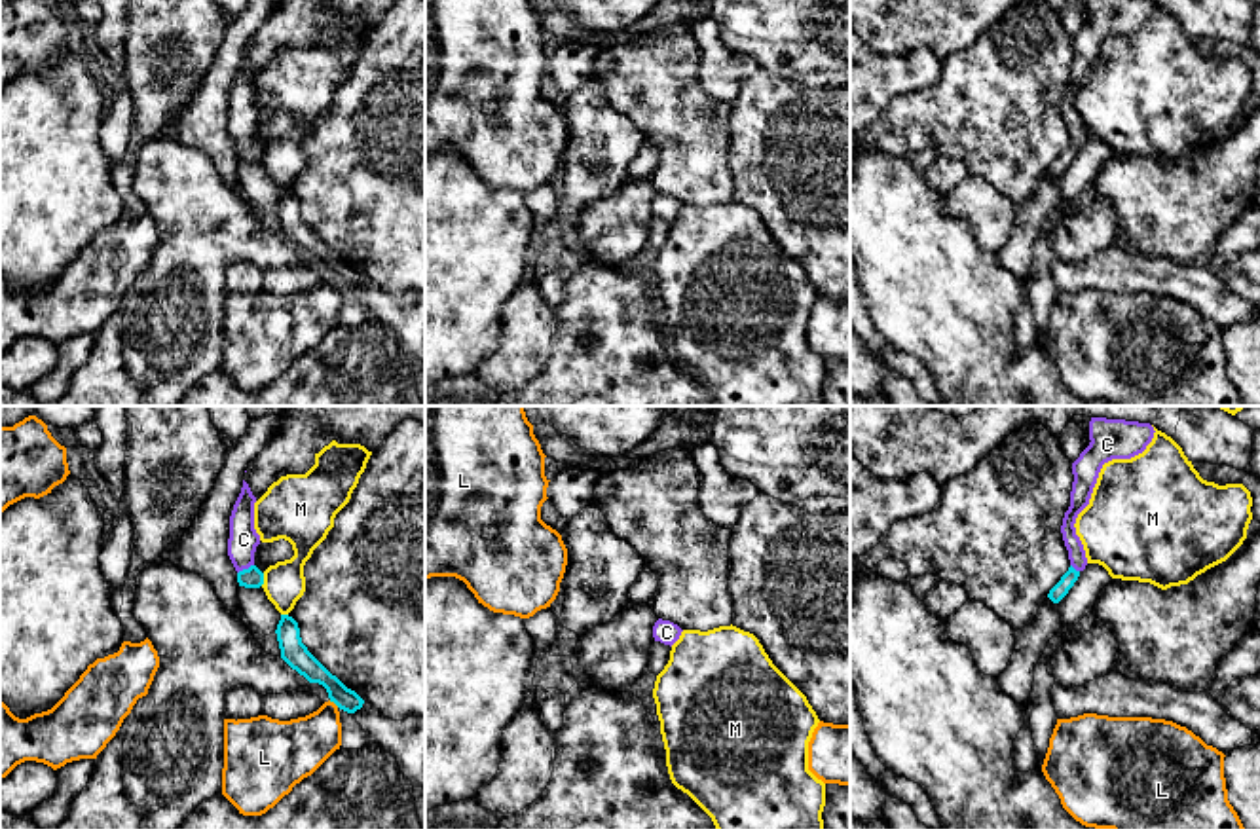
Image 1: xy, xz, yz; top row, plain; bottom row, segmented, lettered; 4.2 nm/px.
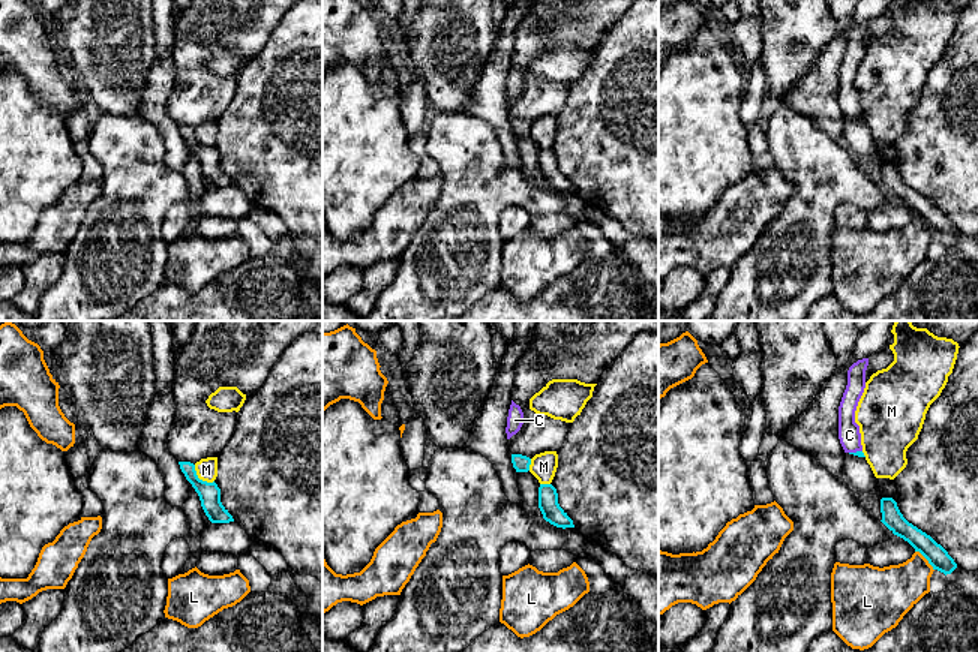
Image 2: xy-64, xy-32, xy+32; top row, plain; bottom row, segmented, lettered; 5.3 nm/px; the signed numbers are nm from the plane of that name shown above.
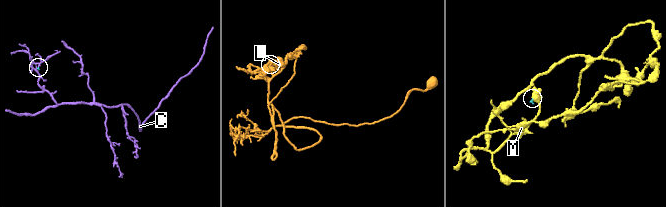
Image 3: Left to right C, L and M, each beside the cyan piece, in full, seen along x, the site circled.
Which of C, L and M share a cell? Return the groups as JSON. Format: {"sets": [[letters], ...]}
{"sets": [["C"], ["L"], ["M"]]}

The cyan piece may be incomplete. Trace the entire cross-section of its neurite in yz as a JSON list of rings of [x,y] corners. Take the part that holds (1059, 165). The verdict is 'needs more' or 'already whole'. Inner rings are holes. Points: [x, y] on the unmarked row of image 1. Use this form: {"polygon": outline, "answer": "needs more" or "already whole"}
{"polygon": [[[1089,0],[1091,17],[1072,38],[1070,82],[1061,101],[1070,142],[1047,169],[1053,178],[1059,178],[1068,169],[1087,140],[1085,125],[1074,99],[1078,89],[1089,80],[1102,40],[1112,34],[1131,34],[1142,28],[1152,17],[1154,8],[1152,0]]], "answer": "needs more"}

